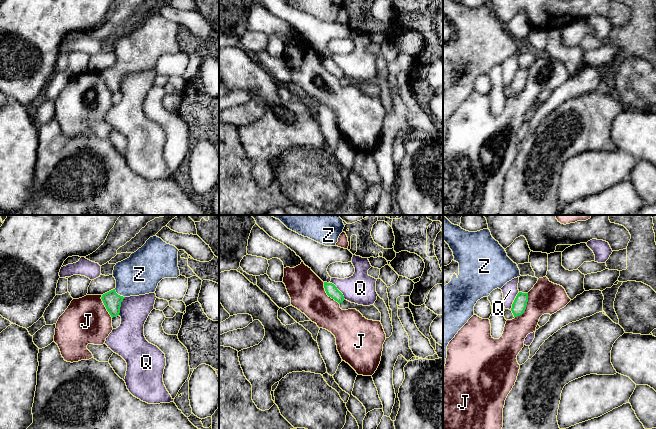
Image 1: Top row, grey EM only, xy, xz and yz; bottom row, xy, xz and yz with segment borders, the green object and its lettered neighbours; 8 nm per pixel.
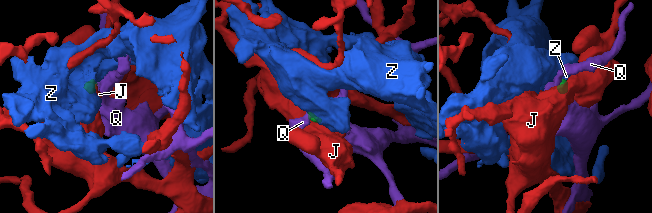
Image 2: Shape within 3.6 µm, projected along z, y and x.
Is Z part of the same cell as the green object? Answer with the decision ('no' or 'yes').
yes

